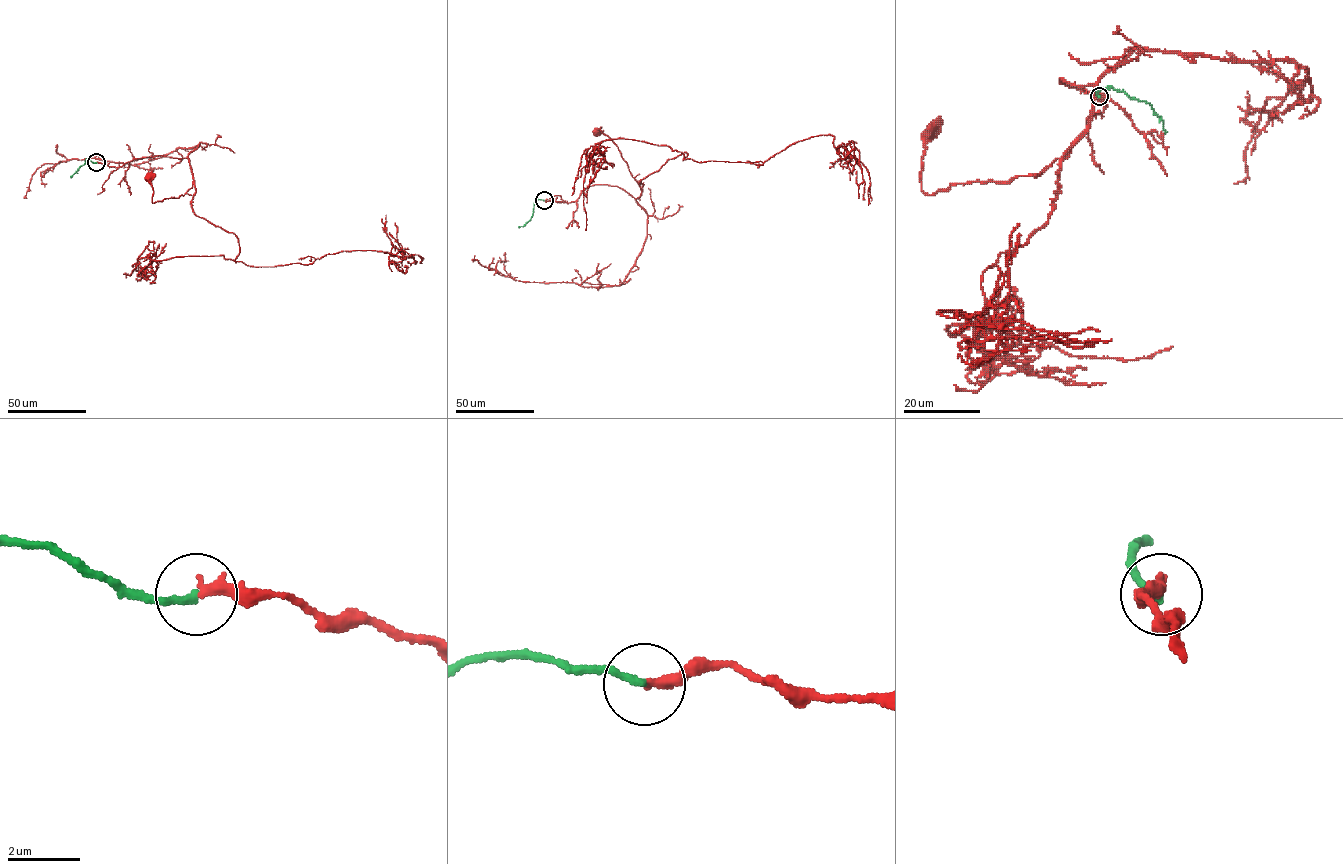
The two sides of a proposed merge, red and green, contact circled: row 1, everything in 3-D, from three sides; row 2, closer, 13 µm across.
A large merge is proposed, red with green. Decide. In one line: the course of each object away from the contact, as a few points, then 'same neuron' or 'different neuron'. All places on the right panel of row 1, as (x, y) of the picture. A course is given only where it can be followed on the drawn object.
red via (1099, 96), (1104, 108), (1061, 78), (1094, 85), (1089, 127), (1068, 155), (1008, 182), (926, 194), (928, 130) | green via (1099, 96), (1096, 91), (1106, 88), (1123, 91), (1148, 102), (1162, 121), (1165, 133) | same neuron

